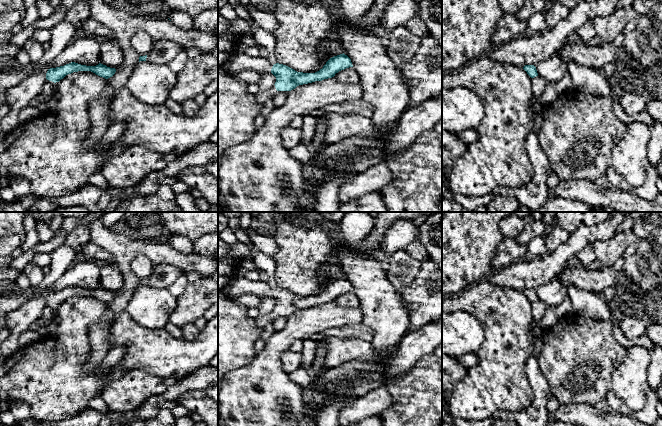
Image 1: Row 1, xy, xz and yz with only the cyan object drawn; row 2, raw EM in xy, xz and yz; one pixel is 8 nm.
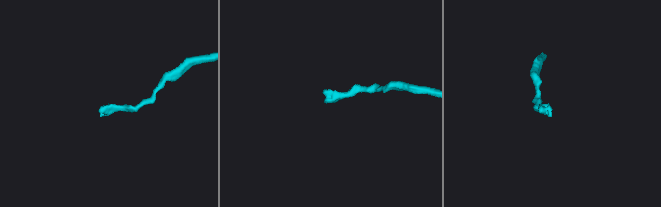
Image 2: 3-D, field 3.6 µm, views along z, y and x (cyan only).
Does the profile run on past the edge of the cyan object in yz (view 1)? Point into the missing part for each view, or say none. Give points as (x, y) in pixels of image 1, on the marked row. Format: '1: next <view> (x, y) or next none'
1: next none

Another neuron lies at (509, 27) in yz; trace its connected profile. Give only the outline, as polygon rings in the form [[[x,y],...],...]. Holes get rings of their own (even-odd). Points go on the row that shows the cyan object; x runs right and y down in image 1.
[[[504,13],[495,27],[491,42],[495,46],[499,46],[526,34],[529,34],[527,22],[518,20],[514,15]]]

